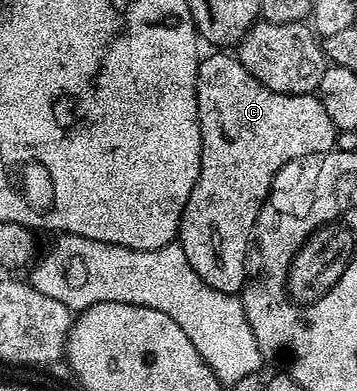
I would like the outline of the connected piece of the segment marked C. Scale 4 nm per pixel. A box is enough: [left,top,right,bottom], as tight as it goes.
[179,52,338,294]

